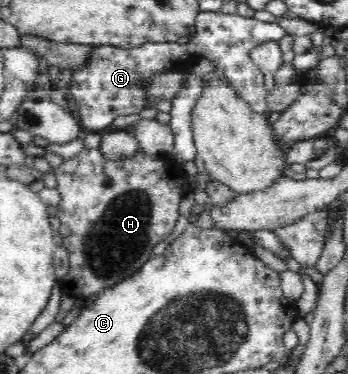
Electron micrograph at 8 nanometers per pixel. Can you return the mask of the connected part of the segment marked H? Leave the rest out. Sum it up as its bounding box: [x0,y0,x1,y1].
[53,147,191,300]

